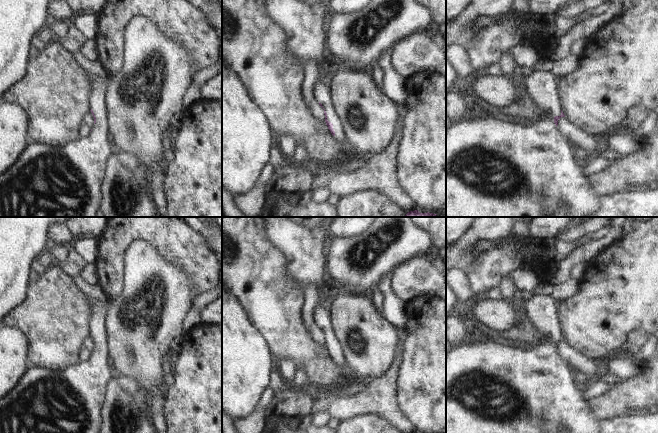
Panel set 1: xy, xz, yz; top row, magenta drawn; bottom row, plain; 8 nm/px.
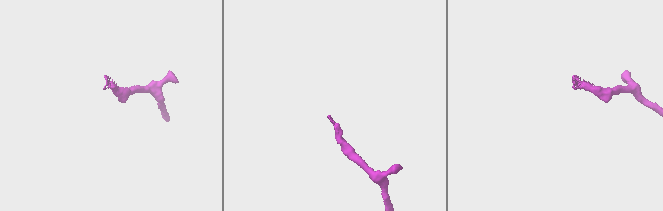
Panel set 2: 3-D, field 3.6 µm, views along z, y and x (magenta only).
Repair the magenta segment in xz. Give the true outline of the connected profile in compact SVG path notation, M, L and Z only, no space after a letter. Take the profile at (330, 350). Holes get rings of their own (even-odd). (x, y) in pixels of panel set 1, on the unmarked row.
M319 304L314 308L315 321L319 329L324 333L325 346L333 360L336 360L340 365L346 363L346 354L344 345L339 340L336 329L333 324L332 311L324 304Z

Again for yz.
M517 292L515 295L515 298L518 300L521 300L524 303L524 309L528 310L529 313L529 320L531 322L532 325L534 325L540 332L542 332L543 334L547 335L549 337L549 341L548 342L544 342L536 347L534 347L531 350L528 351L523 351L521 349L516 349L514 347L509 347L506 346L504 344L498 344L496 342L487 342L487 343L475 343L473 345L458 345L457 347L455 347L452 351L450 351L447 355L446 355L446 433L600 433L601 428L600 428L600 421L597 420L593 414L592 414L592 408L590 405L590 401L587 401L584 397L583 397L583 393L584 391L581 389L581 386L578 386L575 383L574 377L576 374L576 371L565 361L563 360L560 355L557 352L558 349L558 344L561 341L565 341L564 337L561 334L561 331L559 330L559 325L558 325L558 319L557 319L557 308L555 305L555 300L550 296L532 296L528 301L524 301L522 299L522 293L521 292Z

